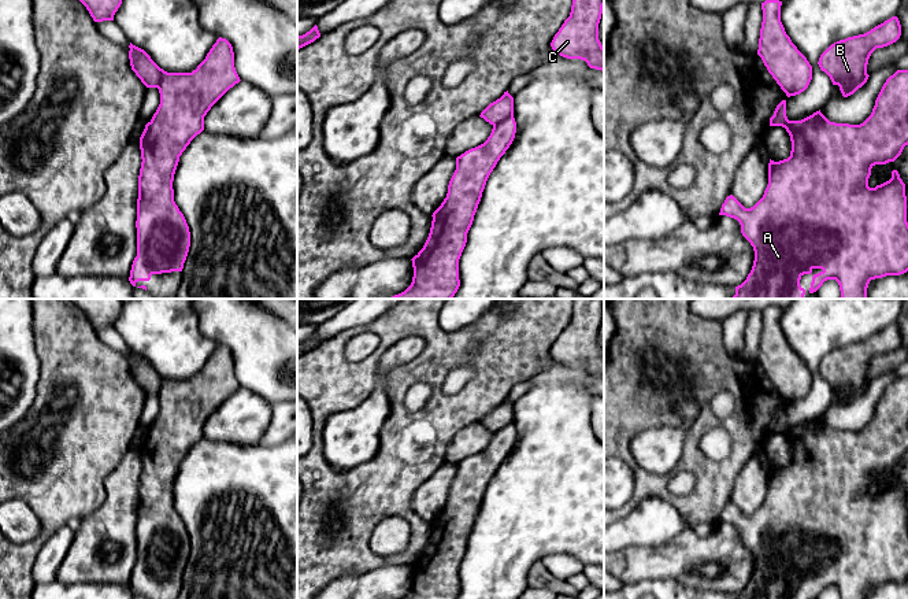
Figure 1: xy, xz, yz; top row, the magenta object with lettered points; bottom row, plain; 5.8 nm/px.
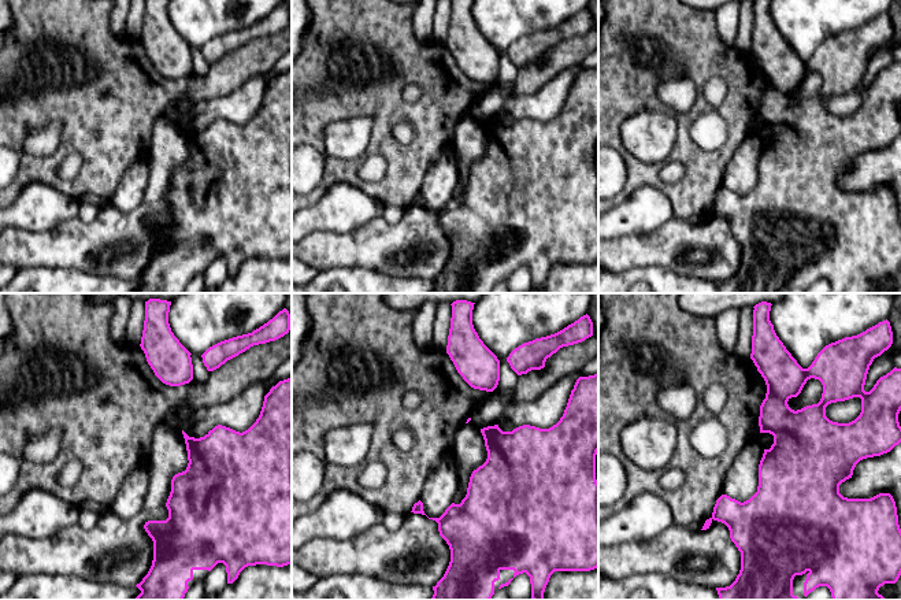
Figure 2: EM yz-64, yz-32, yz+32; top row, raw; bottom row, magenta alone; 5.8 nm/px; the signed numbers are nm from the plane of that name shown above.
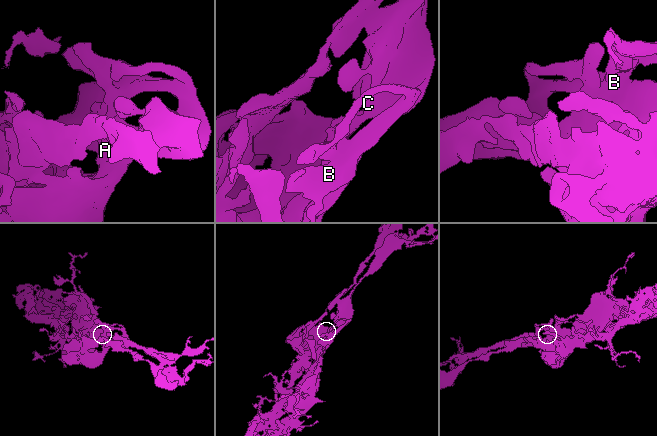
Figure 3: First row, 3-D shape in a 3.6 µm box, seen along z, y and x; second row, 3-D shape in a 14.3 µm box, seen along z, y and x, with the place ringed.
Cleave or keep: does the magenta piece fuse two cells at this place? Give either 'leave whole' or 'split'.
leave whole

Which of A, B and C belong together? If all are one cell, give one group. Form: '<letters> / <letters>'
A B C

